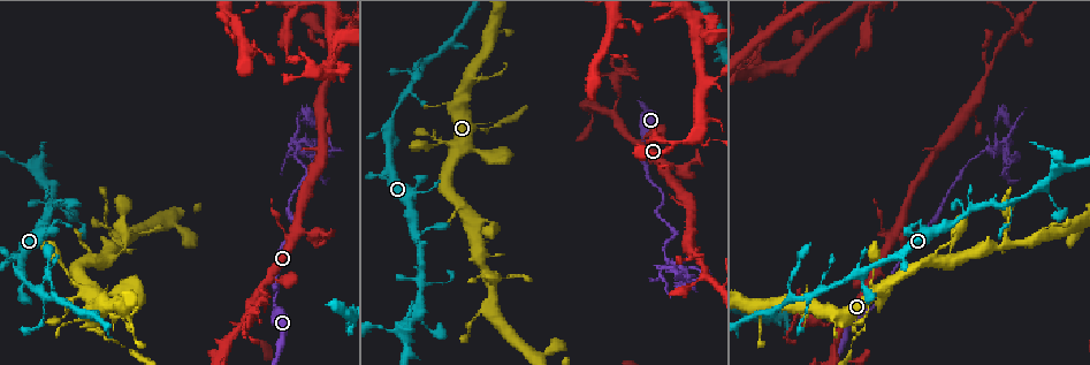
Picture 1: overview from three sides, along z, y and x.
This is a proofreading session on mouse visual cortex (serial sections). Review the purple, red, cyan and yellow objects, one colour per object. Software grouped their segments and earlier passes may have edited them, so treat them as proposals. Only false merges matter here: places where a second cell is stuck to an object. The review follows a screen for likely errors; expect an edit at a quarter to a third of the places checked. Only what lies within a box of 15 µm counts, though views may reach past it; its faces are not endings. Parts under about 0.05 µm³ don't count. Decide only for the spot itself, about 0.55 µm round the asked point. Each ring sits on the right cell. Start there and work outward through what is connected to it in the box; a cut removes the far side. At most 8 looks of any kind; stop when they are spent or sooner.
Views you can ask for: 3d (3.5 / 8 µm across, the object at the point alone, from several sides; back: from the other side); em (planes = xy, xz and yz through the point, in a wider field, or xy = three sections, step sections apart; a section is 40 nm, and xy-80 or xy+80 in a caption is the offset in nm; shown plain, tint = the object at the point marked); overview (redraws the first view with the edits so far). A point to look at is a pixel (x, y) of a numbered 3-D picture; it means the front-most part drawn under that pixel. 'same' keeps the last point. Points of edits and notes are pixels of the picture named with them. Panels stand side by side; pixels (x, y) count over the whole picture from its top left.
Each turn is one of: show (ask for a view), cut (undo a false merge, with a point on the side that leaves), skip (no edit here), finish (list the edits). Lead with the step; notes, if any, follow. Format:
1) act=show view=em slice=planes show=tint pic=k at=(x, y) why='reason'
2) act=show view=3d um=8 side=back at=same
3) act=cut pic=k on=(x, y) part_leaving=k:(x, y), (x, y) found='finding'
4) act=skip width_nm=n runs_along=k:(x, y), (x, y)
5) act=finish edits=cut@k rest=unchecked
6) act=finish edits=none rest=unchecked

act=show view=3d um=3.5 side=back pic=1 at=(100, 329) why='sudden change in width'

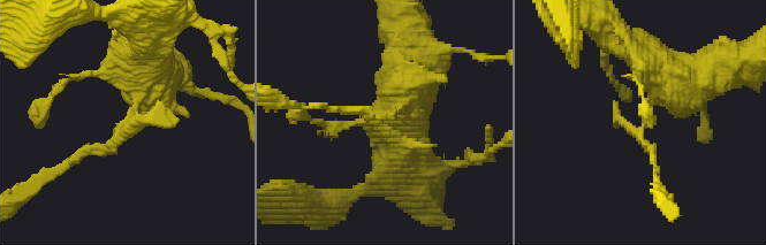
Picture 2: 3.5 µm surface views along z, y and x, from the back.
act=show view=em slice=xy step=5 show=tint pic=2 at=(643, 125) why='now the EM'

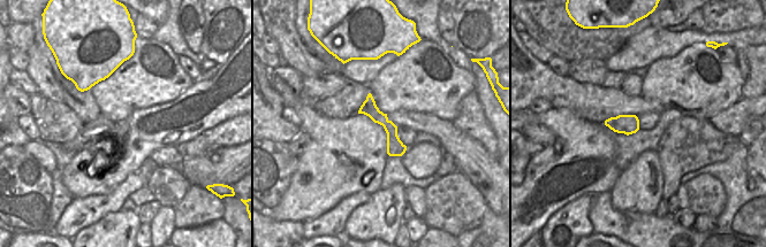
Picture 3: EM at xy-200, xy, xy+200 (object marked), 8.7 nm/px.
act=cut pic=2 on=(152, 120) width_nm=140 part_leaving=2:(119, 125), (107, 146), (80, 150), (33, 189) found='a second cell is stuck on'

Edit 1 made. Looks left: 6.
act=show view=overview

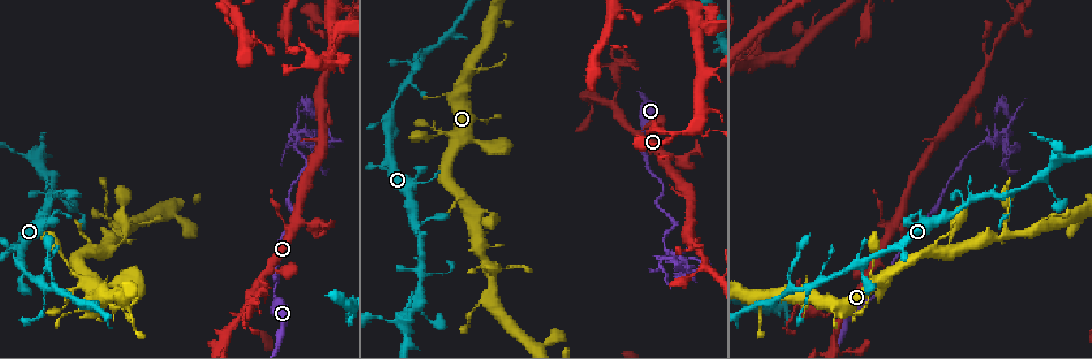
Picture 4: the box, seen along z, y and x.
act=show view=3d um=3.5 side=back pic=4 at=(82, 282) why='thick turns thin'

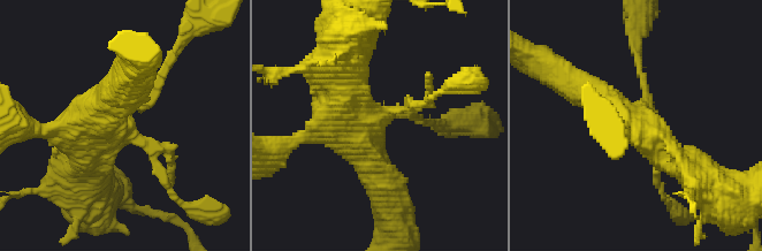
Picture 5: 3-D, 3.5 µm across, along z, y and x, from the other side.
act=show view=em slice=xy step=5 show=tint pic=5 at=(117, 120)

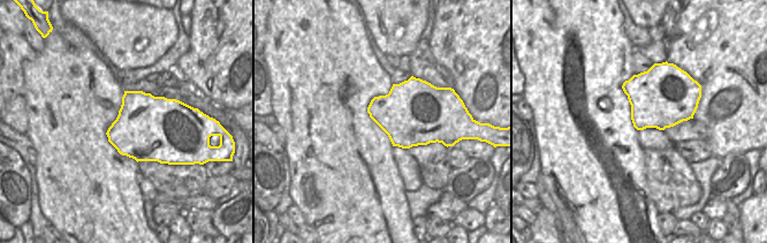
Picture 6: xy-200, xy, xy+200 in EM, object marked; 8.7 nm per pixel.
act=show view=em slice=xy step=1 show=tint at=same why='cut it another way'

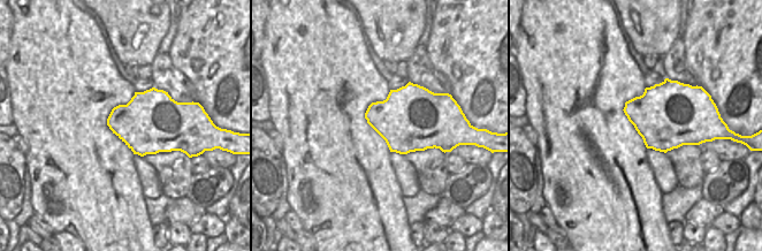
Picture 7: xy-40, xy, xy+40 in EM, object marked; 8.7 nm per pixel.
act=skip found='one cell here'

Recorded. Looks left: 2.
act=show view=3d um=3.5 pic=4 at=(964, 203) why='small branch off a trunk'

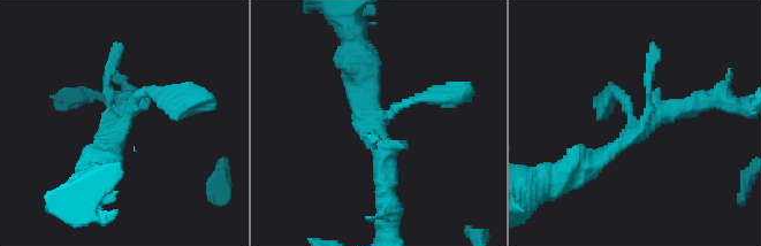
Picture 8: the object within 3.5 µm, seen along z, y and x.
act=show view=em slice=planes show=tint pic=8 at=(374, 125)

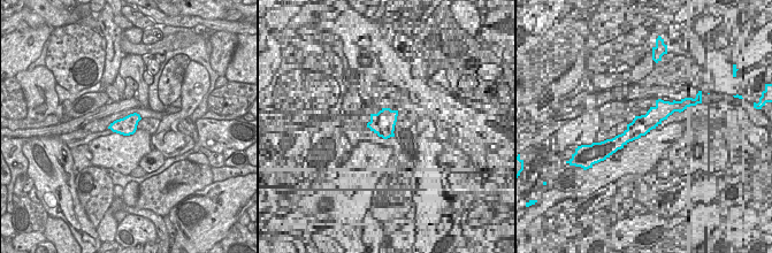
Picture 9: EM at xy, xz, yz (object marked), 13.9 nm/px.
act=skip width_nm=260 runs_along=8:(579, 164), (662, 112), (704, 101) found='all the same cell'

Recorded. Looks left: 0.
act=finish edits=cut@2 rest=unchecked

